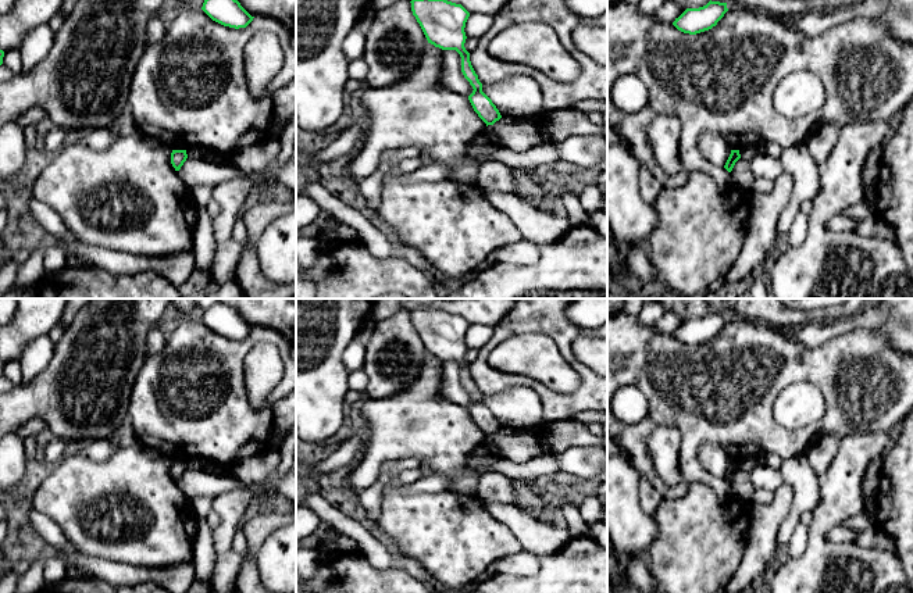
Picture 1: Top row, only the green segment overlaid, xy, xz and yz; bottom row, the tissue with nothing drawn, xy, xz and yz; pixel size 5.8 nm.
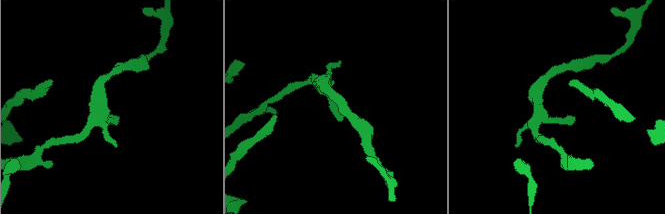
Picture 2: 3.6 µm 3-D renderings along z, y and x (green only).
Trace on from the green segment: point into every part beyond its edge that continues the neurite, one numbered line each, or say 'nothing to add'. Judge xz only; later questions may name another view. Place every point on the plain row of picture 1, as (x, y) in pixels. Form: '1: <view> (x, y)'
nothing to add

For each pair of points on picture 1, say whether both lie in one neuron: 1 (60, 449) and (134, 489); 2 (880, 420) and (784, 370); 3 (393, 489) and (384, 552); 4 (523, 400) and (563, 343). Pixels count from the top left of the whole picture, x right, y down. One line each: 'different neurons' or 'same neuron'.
1: different neurons
2: same neuron
3: different neurons
4: different neurons

